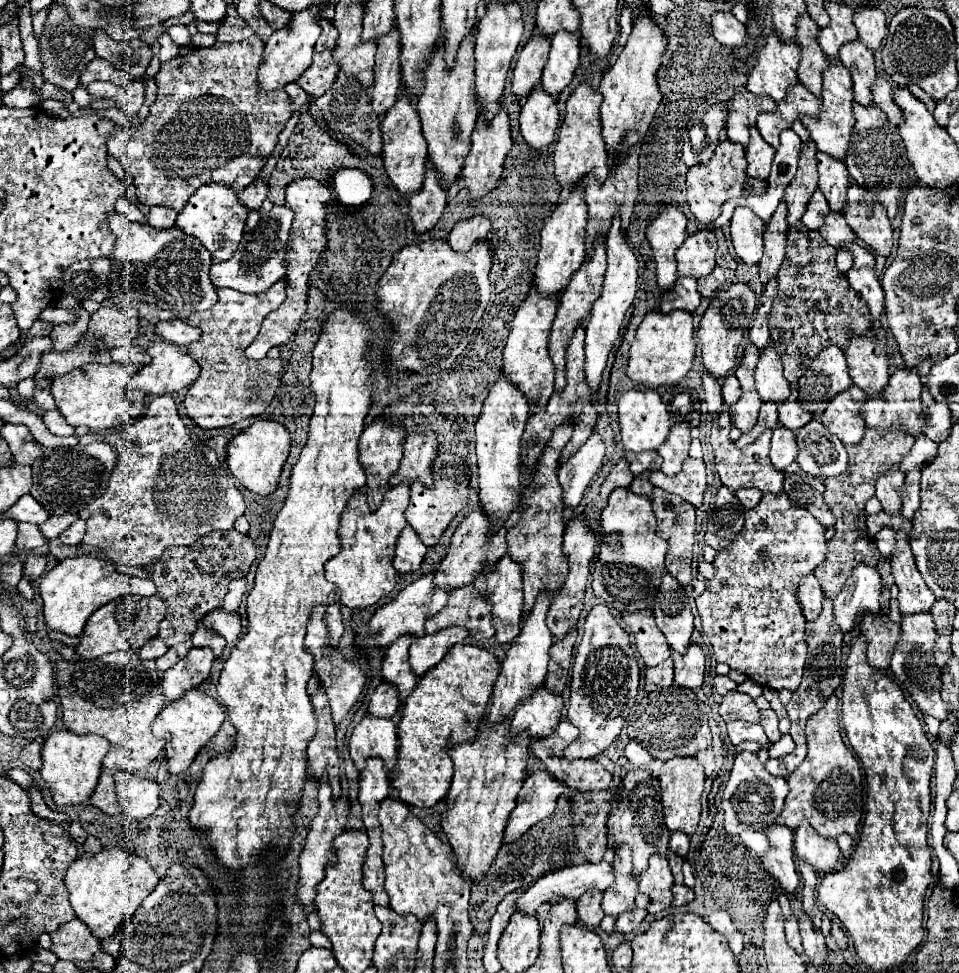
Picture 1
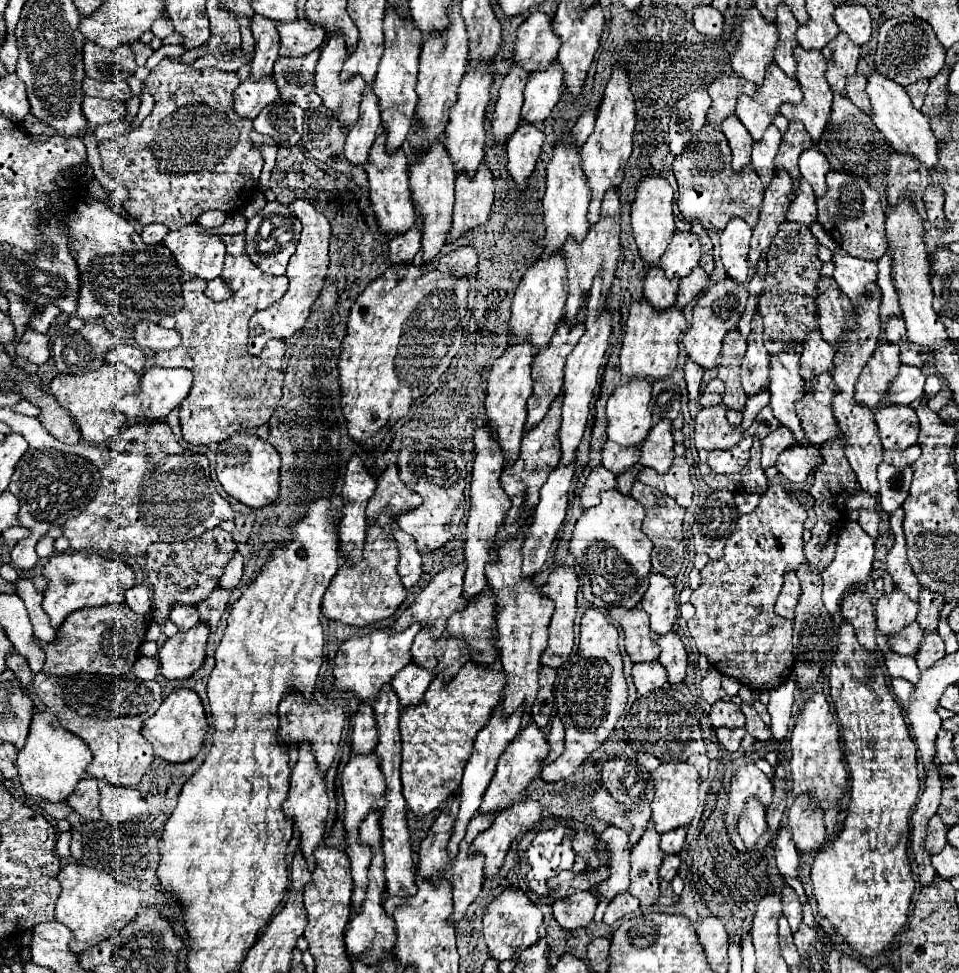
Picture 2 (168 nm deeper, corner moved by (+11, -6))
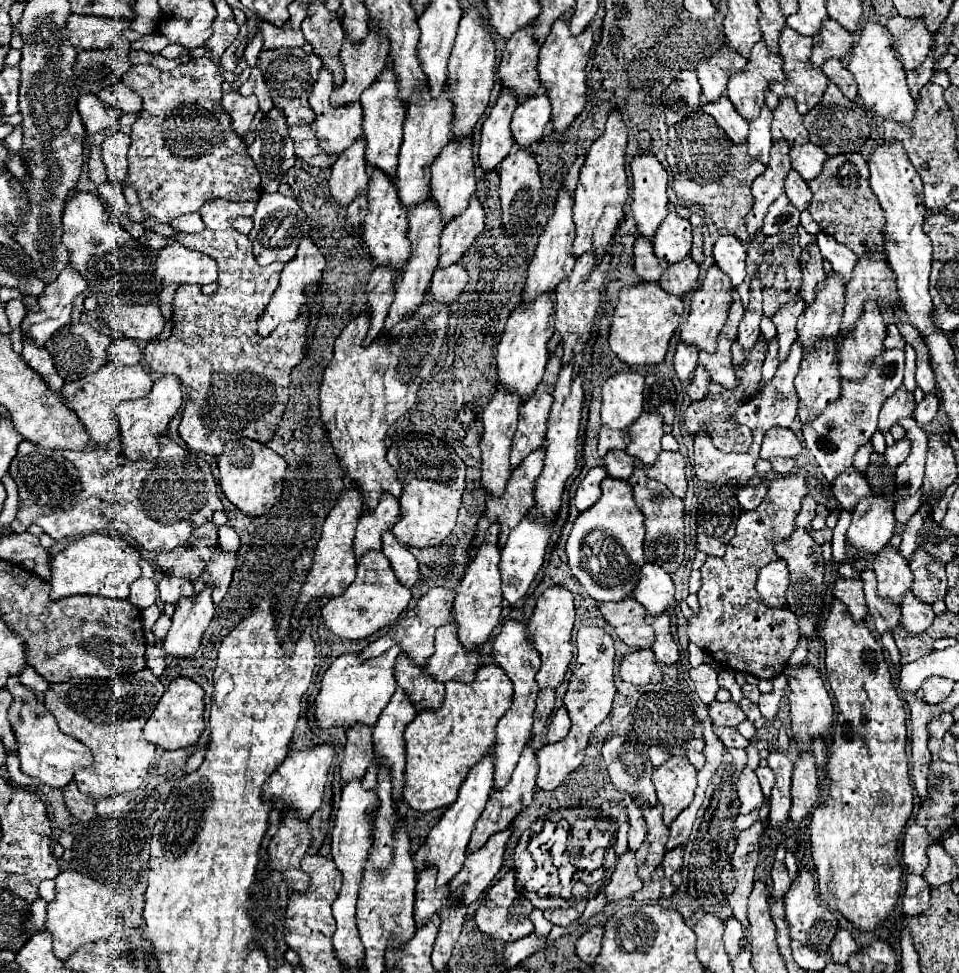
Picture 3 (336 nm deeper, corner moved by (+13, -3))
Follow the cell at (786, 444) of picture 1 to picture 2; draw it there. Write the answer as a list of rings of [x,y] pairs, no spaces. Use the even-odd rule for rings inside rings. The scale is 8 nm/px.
[[[785,426],[777,428],[775,432],[771,432],[771,434],[763,440],[763,456],[761,456],[761,464],[763,464],[763,468],[767,468],[767,466],[775,466],[777,456],[779,456],[783,450],[791,448],[793,442],[795,442],[795,438],[793,438],[791,430],[785,428]]]

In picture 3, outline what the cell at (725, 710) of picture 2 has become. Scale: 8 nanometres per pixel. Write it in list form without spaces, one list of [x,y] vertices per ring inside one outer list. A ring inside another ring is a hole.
[[[713,701],[709,705],[709,715],[711,715],[713,725],[729,725],[729,727],[737,727],[741,721],[747,719],[741,707],[733,701],[727,701],[727,703]]]

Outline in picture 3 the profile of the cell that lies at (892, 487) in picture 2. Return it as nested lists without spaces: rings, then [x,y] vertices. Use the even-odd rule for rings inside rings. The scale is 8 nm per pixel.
[[[901,439],[901,441],[897,441],[893,447],[887,447],[887,451],[885,451],[887,467],[889,467],[889,469],[899,467],[899,465],[905,461],[905,457],[907,457],[909,447],[911,447],[911,445],[909,445],[909,439]]]

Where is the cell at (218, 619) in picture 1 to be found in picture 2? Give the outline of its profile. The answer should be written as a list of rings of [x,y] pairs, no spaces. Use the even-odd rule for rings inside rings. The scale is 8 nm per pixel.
[[[217,586],[217,588],[209,594],[209,598],[205,598],[205,600],[201,600],[201,602],[197,604],[197,612],[199,612],[201,620],[207,622],[207,624],[211,626],[211,630],[217,628],[217,624],[219,624],[219,620],[221,620],[221,614],[223,614],[225,608],[227,608],[229,596],[231,596],[229,590]]]

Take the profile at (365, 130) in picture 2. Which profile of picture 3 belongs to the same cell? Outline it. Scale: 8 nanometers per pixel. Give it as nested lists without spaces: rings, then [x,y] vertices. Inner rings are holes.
[[[359,137],[333,163],[329,189],[341,205],[349,205],[355,195],[361,195],[367,189],[367,181],[369,175],[365,161],[365,139]]]

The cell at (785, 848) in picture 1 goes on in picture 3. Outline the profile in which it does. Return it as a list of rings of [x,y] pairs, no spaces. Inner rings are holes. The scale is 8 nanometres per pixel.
[[[749,745],[745,751],[747,751],[749,759],[747,759],[747,765],[745,765],[745,769],[741,773],[741,779],[737,783],[737,793],[739,793],[739,801],[741,801],[739,813],[757,811],[765,803],[765,797],[761,793],[759,781],[755,777],[755,769],[759,765],[759,751],[757,751],[755,745]]]

